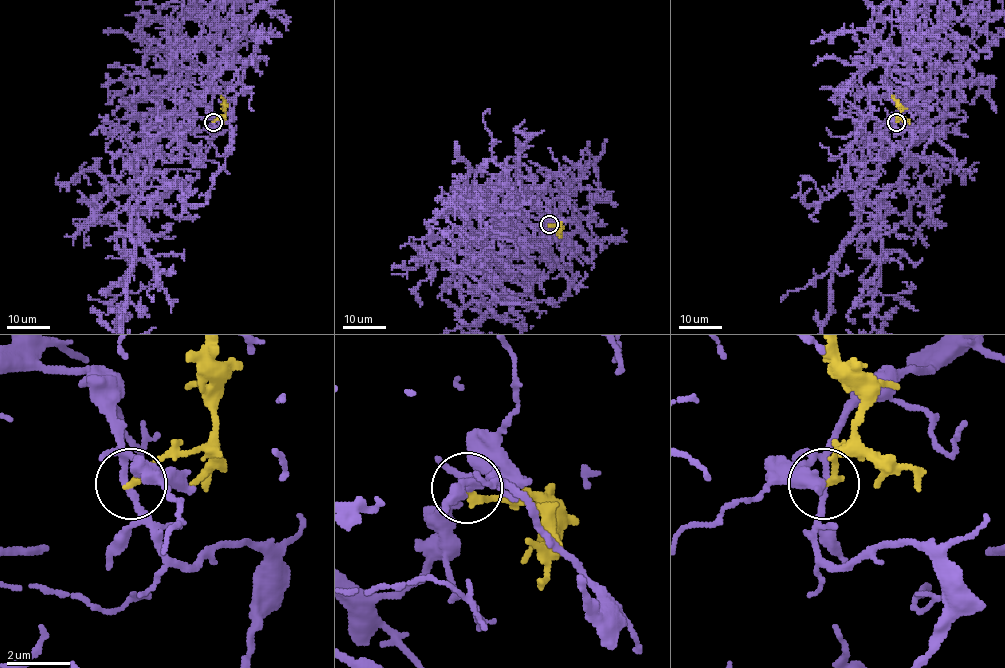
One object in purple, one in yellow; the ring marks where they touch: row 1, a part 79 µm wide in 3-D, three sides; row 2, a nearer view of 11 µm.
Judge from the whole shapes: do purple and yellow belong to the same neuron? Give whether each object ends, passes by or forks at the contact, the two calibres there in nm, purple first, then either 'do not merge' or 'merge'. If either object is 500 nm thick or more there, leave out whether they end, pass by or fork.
purple forks; yellow ends; calibres 160 and 200 nm; do not merge

